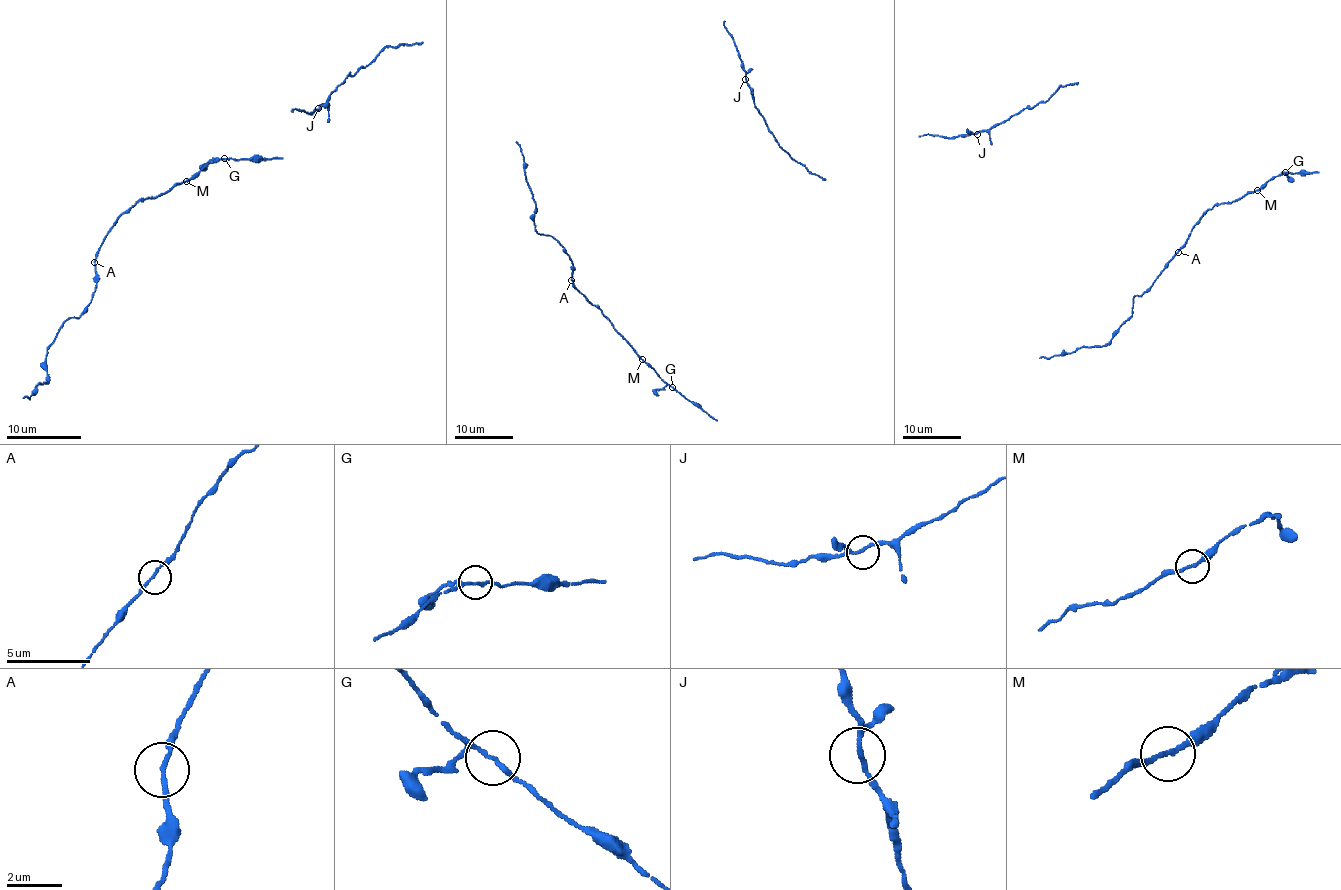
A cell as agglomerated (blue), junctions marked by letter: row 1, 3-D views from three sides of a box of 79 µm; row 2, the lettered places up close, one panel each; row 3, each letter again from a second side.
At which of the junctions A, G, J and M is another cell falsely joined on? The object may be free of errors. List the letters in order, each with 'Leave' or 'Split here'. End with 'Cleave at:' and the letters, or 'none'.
A: Leave
G: Leave
J: Leave
M: Leave
Cleave at: none

